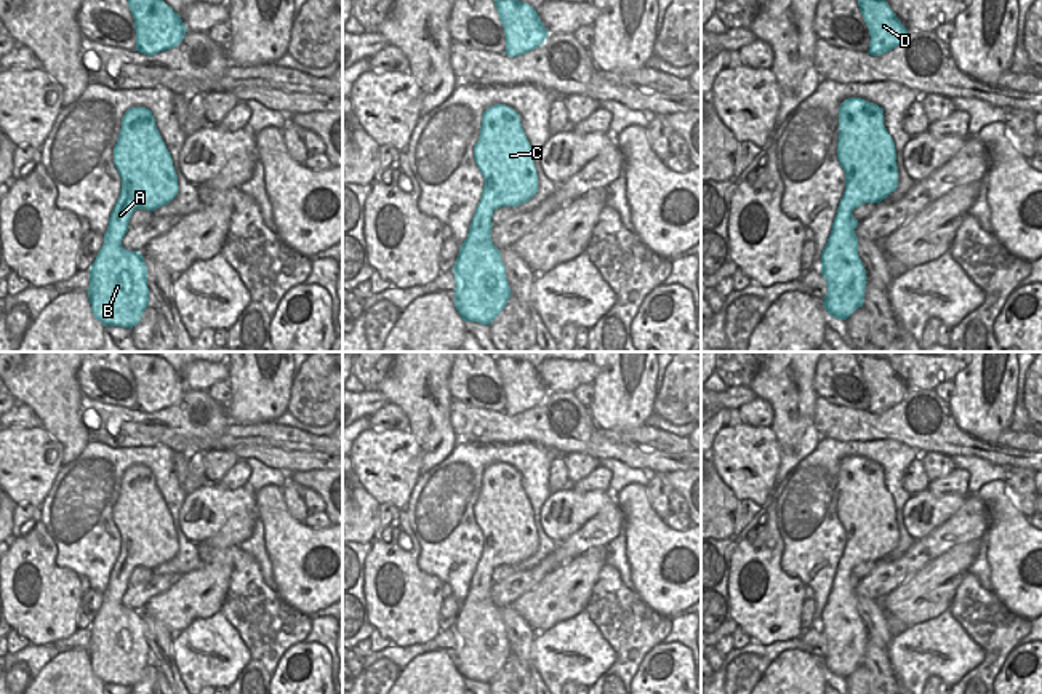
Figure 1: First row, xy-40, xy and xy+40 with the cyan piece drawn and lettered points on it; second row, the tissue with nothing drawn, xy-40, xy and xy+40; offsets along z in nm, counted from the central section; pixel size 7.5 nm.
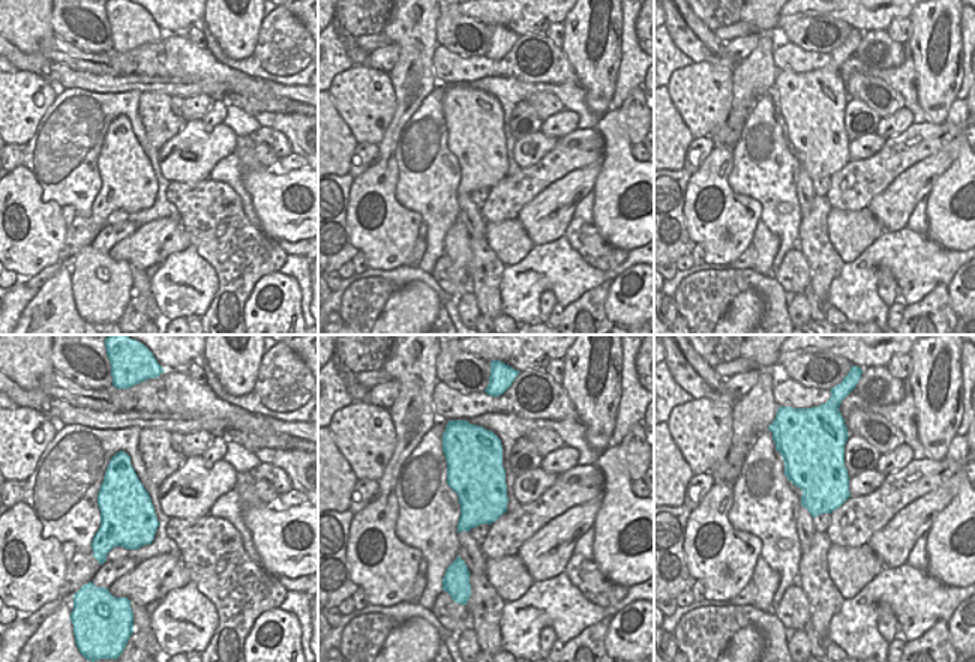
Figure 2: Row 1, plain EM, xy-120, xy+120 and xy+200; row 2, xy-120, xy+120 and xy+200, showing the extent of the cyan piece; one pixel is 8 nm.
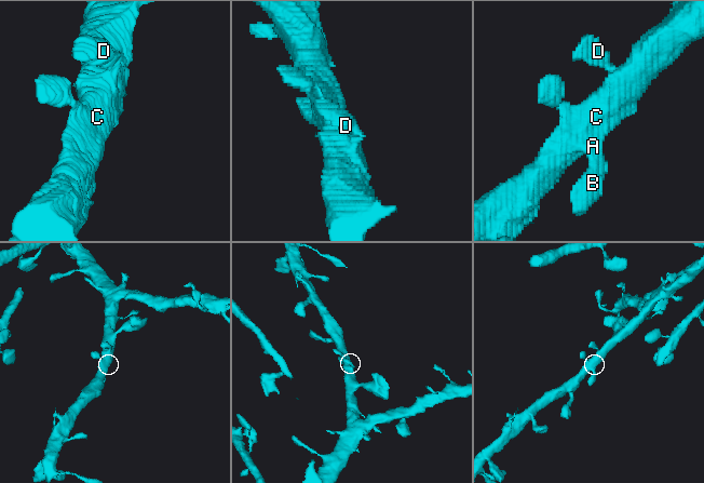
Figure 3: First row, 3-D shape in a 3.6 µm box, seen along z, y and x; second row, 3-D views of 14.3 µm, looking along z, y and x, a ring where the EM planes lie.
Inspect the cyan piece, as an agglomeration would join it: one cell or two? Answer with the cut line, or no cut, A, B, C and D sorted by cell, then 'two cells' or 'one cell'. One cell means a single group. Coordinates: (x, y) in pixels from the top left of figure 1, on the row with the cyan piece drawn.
no cut; A B C D; one cell

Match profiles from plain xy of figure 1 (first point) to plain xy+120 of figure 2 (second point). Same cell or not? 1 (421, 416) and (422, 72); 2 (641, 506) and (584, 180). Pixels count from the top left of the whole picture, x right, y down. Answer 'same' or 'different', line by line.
1: same
2: different

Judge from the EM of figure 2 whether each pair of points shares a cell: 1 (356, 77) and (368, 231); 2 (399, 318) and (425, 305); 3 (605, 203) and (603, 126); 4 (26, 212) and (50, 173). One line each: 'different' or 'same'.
1: different
2: same
3: same
4: different

